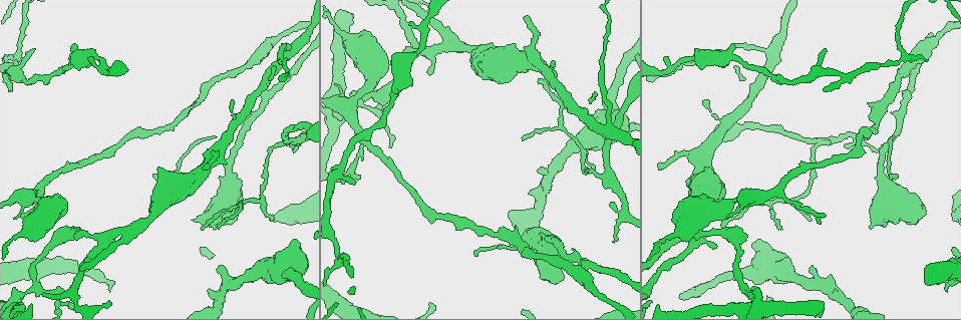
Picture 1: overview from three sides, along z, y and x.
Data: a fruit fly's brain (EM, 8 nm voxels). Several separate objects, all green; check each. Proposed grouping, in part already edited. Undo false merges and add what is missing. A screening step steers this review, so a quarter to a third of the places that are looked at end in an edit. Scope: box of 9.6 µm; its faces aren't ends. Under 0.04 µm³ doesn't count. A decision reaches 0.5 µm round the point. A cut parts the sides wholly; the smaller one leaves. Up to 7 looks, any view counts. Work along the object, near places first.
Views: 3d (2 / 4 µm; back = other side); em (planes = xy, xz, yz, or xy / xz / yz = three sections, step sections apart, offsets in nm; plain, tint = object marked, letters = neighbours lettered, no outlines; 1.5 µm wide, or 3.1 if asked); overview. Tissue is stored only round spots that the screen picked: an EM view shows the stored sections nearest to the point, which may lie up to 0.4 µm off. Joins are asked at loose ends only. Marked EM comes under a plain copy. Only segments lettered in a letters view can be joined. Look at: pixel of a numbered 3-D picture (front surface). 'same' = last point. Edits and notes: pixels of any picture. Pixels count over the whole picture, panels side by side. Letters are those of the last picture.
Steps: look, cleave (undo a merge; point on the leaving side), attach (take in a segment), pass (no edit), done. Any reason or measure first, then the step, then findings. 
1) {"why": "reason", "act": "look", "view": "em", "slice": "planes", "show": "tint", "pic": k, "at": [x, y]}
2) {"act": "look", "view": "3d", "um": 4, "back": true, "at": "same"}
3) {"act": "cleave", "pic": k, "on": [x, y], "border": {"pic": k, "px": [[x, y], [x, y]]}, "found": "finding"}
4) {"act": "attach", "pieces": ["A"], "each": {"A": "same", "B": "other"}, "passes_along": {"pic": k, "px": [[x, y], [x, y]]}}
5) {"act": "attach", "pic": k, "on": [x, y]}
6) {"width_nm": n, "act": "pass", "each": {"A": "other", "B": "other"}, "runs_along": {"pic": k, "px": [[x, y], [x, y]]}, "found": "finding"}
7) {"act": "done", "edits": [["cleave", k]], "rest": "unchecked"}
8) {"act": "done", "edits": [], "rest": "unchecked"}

{"why": "an open end", "act": "look", "view": "3d", "um": 2, "pic": 1, "at": [34, 48]}

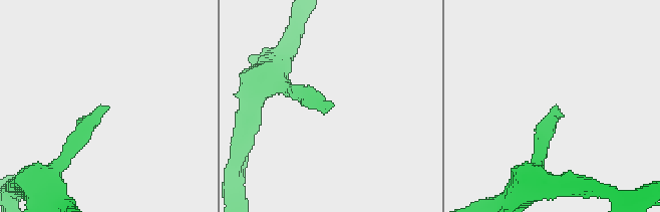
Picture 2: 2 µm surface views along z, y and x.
{"act": "look", "view": "em", "slice": "yz", "step": 4, "show": "letters", "pic": 2, "at": [102, 108]}

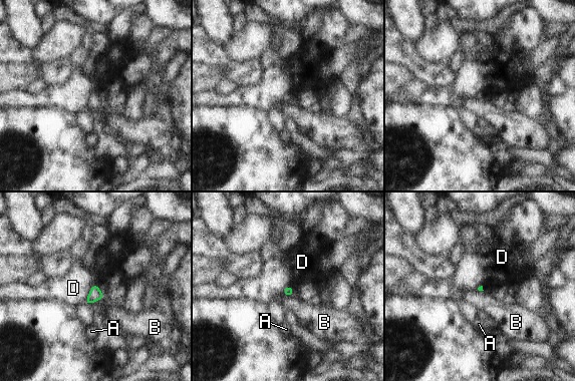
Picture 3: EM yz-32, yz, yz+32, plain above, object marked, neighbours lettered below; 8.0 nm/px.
{"act": "pass", "each": {"A": "other", "B": "other", "D": "other"}, "border": {"pic": 3, "px": [[95, 283], [83, 301]]}, "found": "none of them fits"}

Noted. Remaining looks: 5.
{"why": "free end", "act": "look", "view": "3d", "um": 4, "pic": 1, "at": [847, 145]}

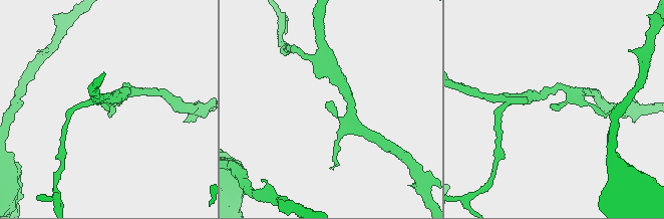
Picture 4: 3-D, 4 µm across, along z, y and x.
{"why": "now the EM", "act": "look", "view": "em", "slice": "planes", "show": "tint", "pic": 4, "at": [553, 103]}

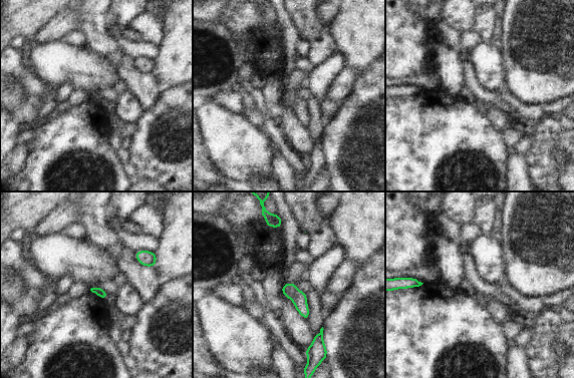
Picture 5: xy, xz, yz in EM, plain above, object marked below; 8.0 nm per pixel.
{"act": "look", "view": "em", "slice": "planes", "show": "letters", "at": "same"}

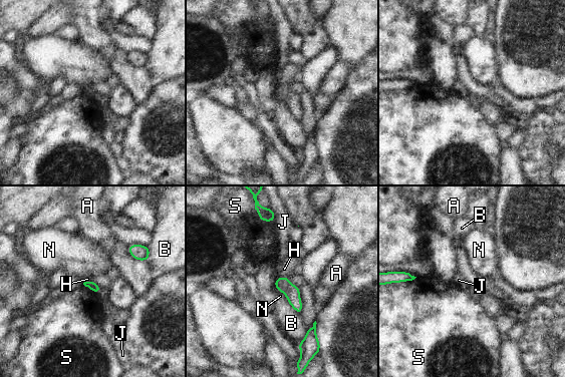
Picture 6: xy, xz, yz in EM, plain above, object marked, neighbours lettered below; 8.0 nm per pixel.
{"act": "pass", "each": {"A": "other", "B": "other", "H": "other", "J": "other", "N": "other", "S": "other"}, "border": {"pic": 6, "px": [[274, 285], [287, 300]]}, "found": "none of them fits"}

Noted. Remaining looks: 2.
{"why": "abrupt turn", "act": "look", "view": "3d", "um": 4, "pic": 1, "at": [56, 304]}

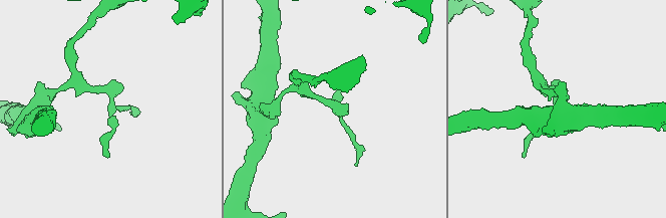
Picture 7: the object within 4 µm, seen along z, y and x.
{"why": "now the EM", "act": "look", "view": "em", "slice": "planes", "show": "letters", "pic": 7, "at": [337, 107]}

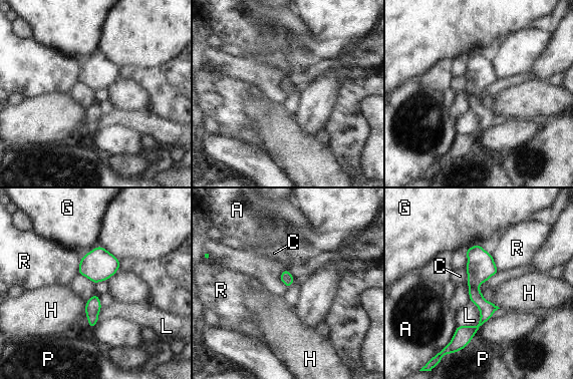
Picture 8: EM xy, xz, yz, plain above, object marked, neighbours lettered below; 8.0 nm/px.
{"act": "pass", "each": {"A": "other", "C": "other", "G": "other", "H": "other", "L": "other", "P": "other", "R": "other"}, "border": {"pic": 8, "px": [[464, 268], [467, 273], [467, 282]]}, "found": "all the same neuron"}

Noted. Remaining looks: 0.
{"act": "done", "edits": [], "rest": "unchecked"}

